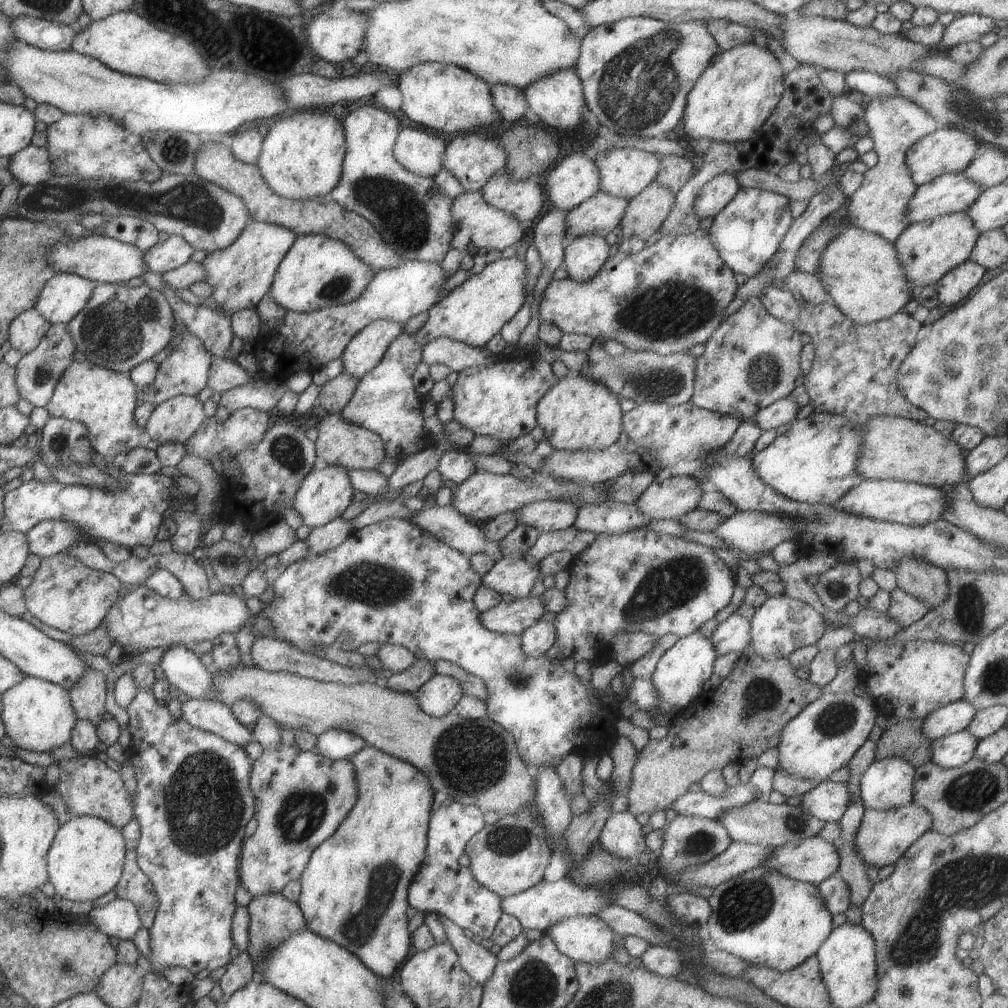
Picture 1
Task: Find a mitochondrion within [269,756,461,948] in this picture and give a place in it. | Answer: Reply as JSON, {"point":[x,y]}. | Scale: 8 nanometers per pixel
{"point":[384,874]}

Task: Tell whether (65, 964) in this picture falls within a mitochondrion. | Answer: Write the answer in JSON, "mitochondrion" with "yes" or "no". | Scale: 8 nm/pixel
{"mitochondrion":"yes"}

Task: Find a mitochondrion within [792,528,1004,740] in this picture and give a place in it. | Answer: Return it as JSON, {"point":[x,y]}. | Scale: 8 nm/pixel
{"point":[970,612]}

